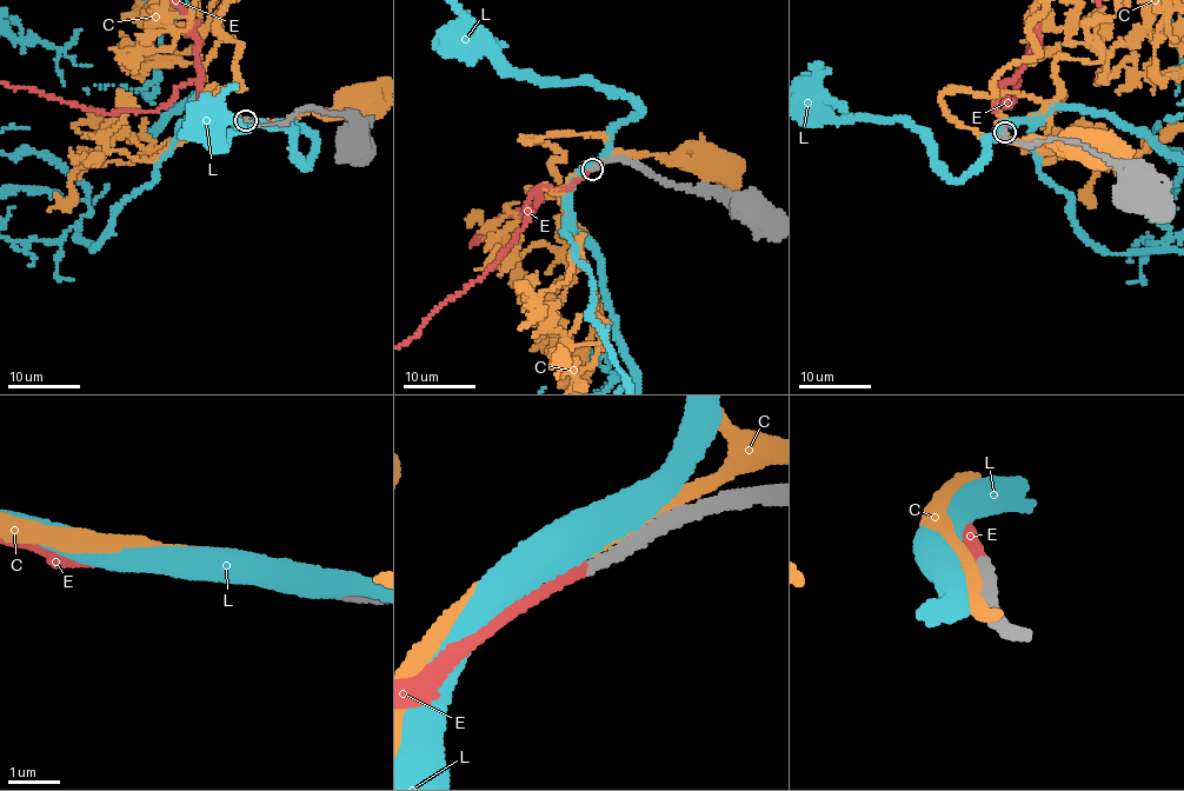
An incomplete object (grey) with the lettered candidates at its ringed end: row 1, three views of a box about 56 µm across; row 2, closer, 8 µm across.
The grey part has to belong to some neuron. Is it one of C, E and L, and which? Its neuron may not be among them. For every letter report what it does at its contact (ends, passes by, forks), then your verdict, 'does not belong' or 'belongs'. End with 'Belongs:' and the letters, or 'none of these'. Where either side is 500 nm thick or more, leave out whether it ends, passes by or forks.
C: it passes by; does not belong
E: it ends; belongs
L: it passes by; does not belong
Belongs: E

